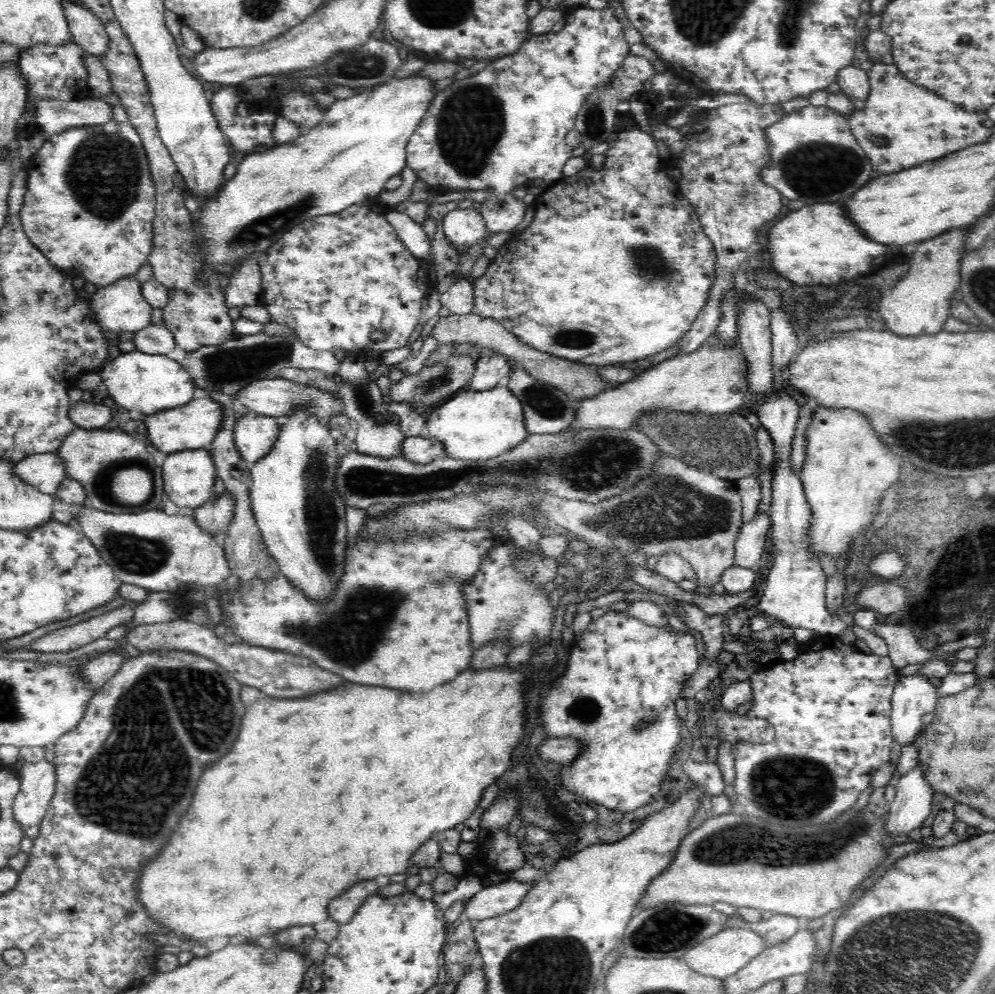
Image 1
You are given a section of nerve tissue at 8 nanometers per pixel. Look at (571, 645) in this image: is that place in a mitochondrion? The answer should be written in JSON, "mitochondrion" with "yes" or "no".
{"mitochondrion":"no"}

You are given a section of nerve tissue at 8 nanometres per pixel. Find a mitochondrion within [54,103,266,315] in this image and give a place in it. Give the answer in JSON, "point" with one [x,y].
{"point":[104,172]}

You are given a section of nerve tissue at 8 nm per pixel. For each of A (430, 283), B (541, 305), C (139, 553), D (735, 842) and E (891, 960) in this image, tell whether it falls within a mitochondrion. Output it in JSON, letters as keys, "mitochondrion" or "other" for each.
{"A":"other","B":"other","C":"mitochondrion","D":"mitochondrion","E":"mitochondrion"}

